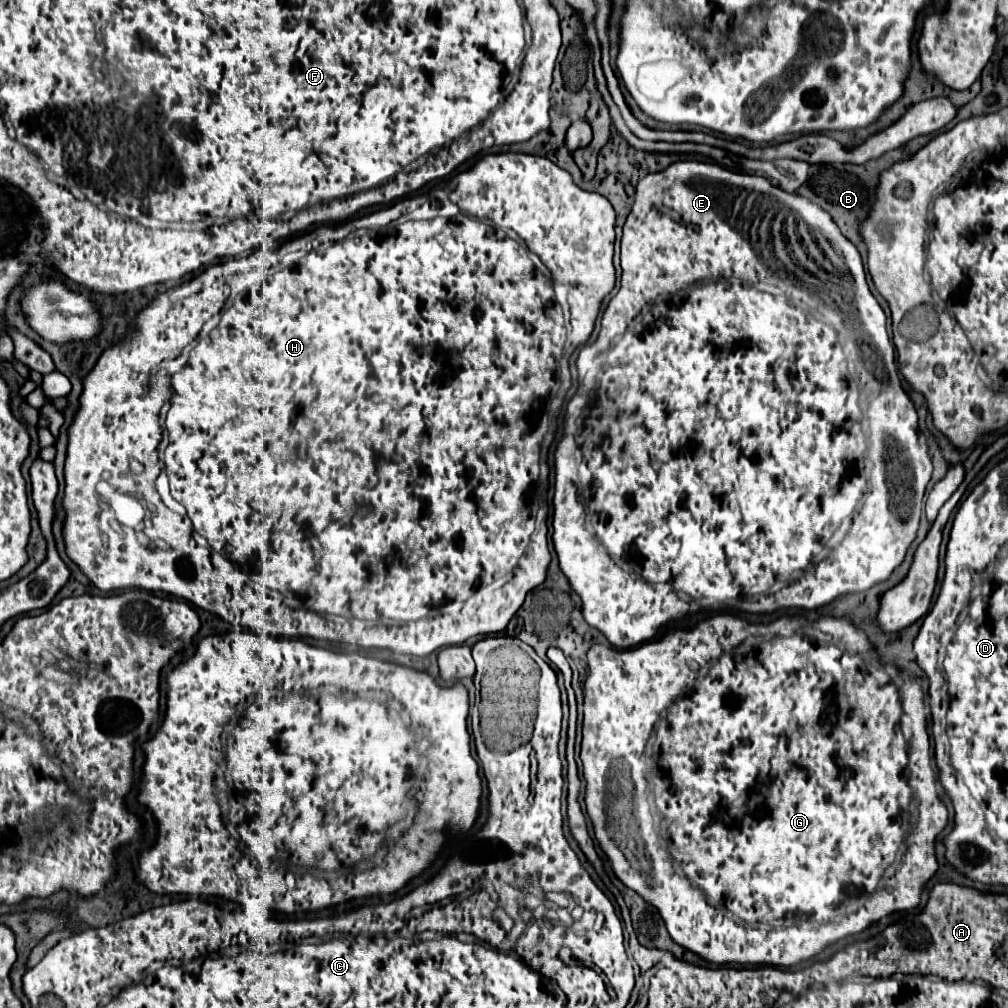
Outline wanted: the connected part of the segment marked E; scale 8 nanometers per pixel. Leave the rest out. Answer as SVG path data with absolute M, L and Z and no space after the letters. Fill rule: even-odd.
M678 161L666 167L664 171L650 173L638 181L636 199L624 223L620 265L622 265L620 291L610 299L604 311L598 339L584 346L590 347L586 355L596 353L596 361L592 361L590 357L582 361L600 363L600 365L592 365L592 369L588 369L584 377L580 377L578 373L578 381L582 381L582 387L590 389L588 405L584 405L582 409L578 429L576 427L564 429L564 437L557 444L554 453L553 512L558 513L554 521L554 549L560 561L560 571L566 575L572 591L582 599L582 613L584 613L586 623L602 631L604 637L614 647L628 649L628 647L654 639L664 625L672 621L688 619L692 613L700 611L700 603L704 599L710 599L716 605L720 603L726 607L736 607L746 613L770 615L778 609L810 611L814 607L828 605L834 599L844 597L848 593L864 593L872 589L874 585L886 581L892 575L892 571L904 561L908 547L916 539L918 525L920 525L922 497L924 497L924 489L932 477L934 467L932 467L932 459L928 453L928 439L918 429L916 407L900 383L900 373L898 373L896 359L894 359L894 345L890 343L890 337L886 333L884 309L880 307L880 303L868 289L866 273L864 273L864 265L862 265L862 257L858 249L850 245L850 241L846 241L846 237L842 235L842 231L838 229L830 213L822 211L818 205L814 205L806 197L790 195L778 189L766 177L732 173L714 163ZM698 277L726 278L718 279L718 281L708 281L708 279L698 281ZM630 317L638 317L638 319L634 321L634 325L628 327ZM616 335L620 335L620 339L616 343L610 343L610 337L616 337ZM870 349L874 351L872 355L876 359L876 367L880 367L876 369L874 379L878 379L882 387L874 387L874 381L870 377ZM878 389L882 389L882 395L884 395L882 397L882 443L888 443L886 447L888 451L886 453L888 455L888 503L886 505L884 501L878 503L874 497L872 497L872 503L866 503L870 495L870 477L874 471L874 461L870 459L870 435L872 435L870 411L872 411L872 403L876 407ZM806 569L810 571L802 579L790 581L794 573L806 571ZM776 583L788 583L788 585L776 593L770 593L770 589ZM684 593L692 601L680 601Z

